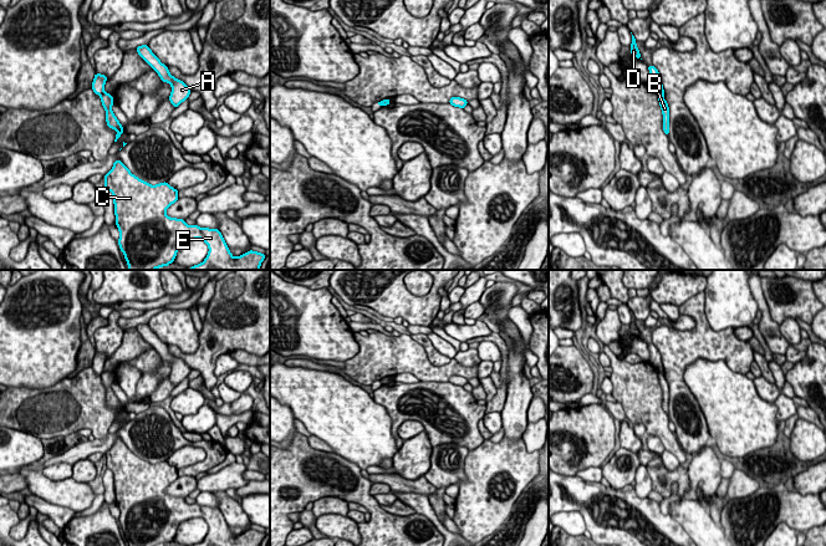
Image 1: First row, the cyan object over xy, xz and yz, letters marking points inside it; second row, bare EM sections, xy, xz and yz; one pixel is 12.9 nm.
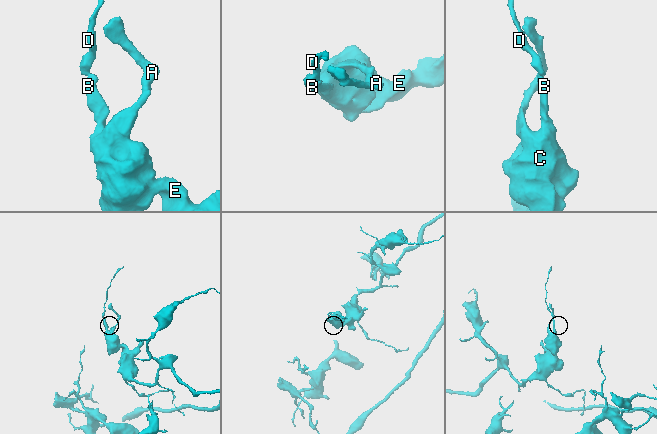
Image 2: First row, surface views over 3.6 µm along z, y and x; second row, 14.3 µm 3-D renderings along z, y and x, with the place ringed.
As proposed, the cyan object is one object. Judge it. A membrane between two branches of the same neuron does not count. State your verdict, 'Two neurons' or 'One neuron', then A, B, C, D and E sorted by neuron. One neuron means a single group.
Two neurons. Groups: A B C E / D

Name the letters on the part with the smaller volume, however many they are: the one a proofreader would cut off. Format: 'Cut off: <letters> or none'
Cut off: D

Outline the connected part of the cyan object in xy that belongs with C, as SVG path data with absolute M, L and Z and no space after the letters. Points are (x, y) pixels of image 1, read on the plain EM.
M116 439L104 454L104 468L113 473L116 504L121 512L118 524L128 546L168 545L174 540L179 524L194 517L205 520L209 531L202 542L190 546L260 546L266 535L250 529L234 536L219 507L189 505L183 497L167 495L165 489L178 479L178 469L167 460L151 464L141 459L121 439Z

